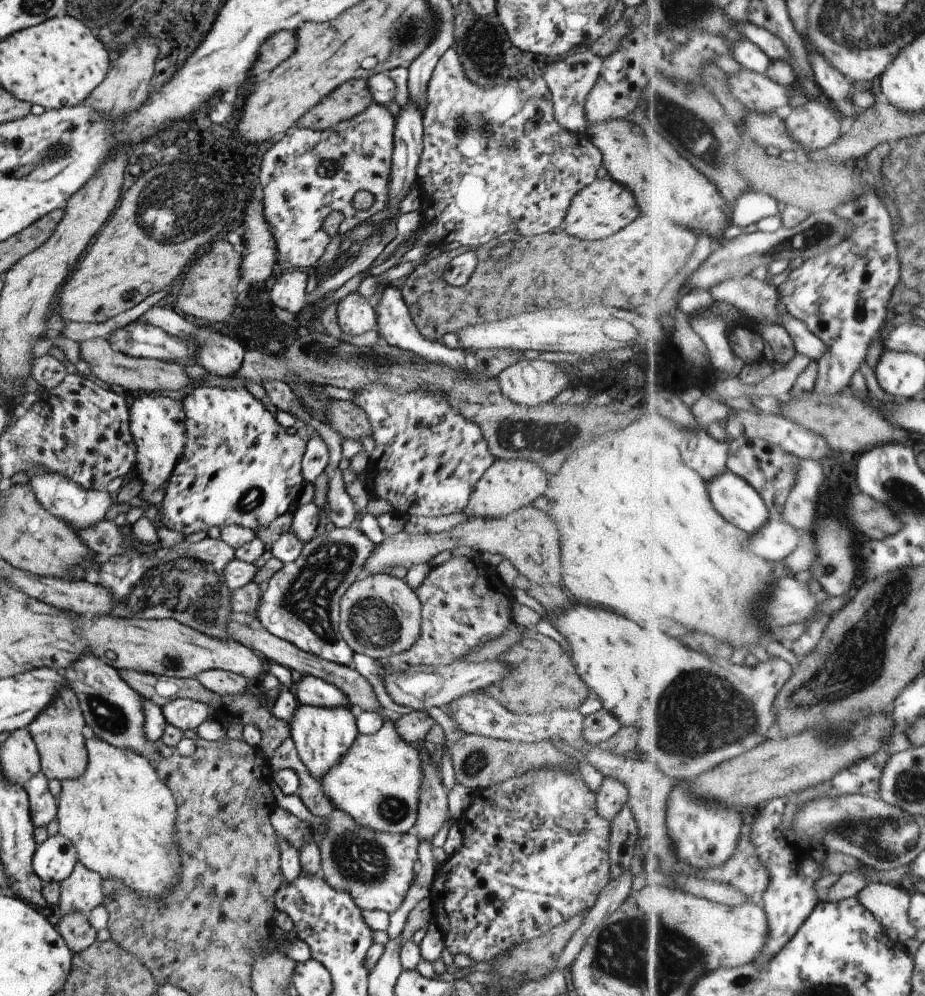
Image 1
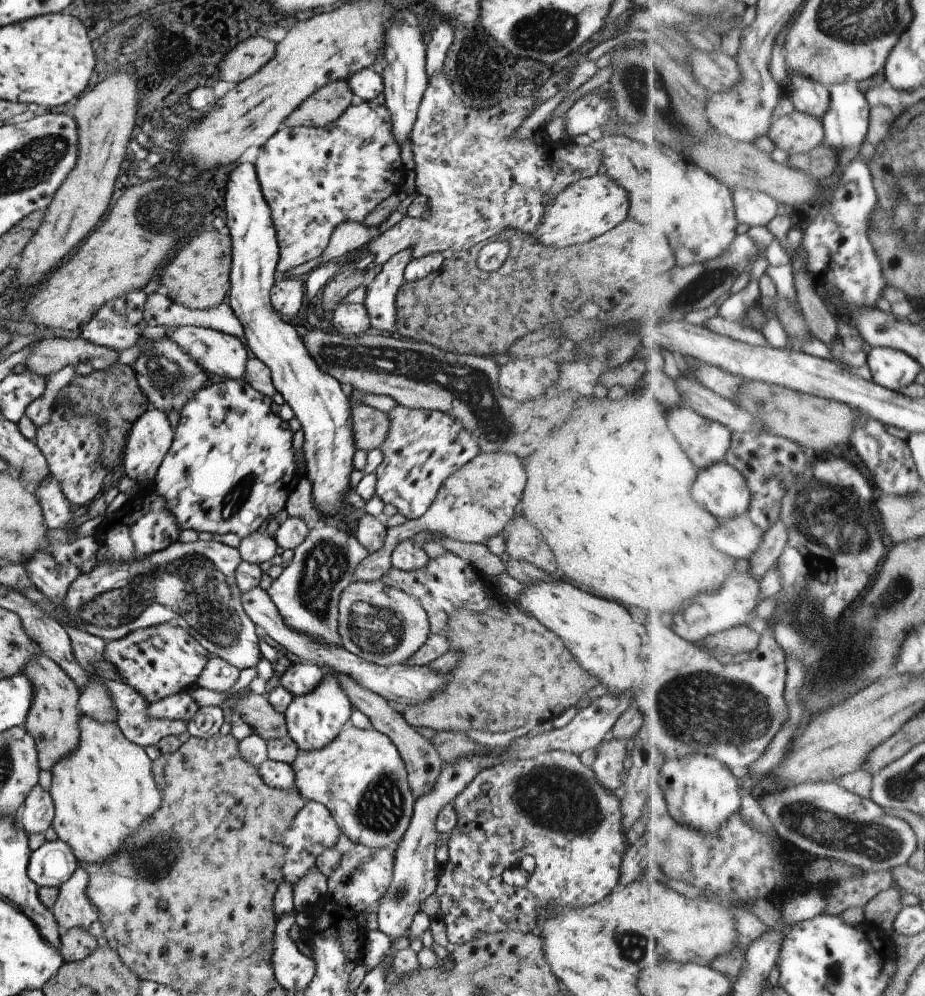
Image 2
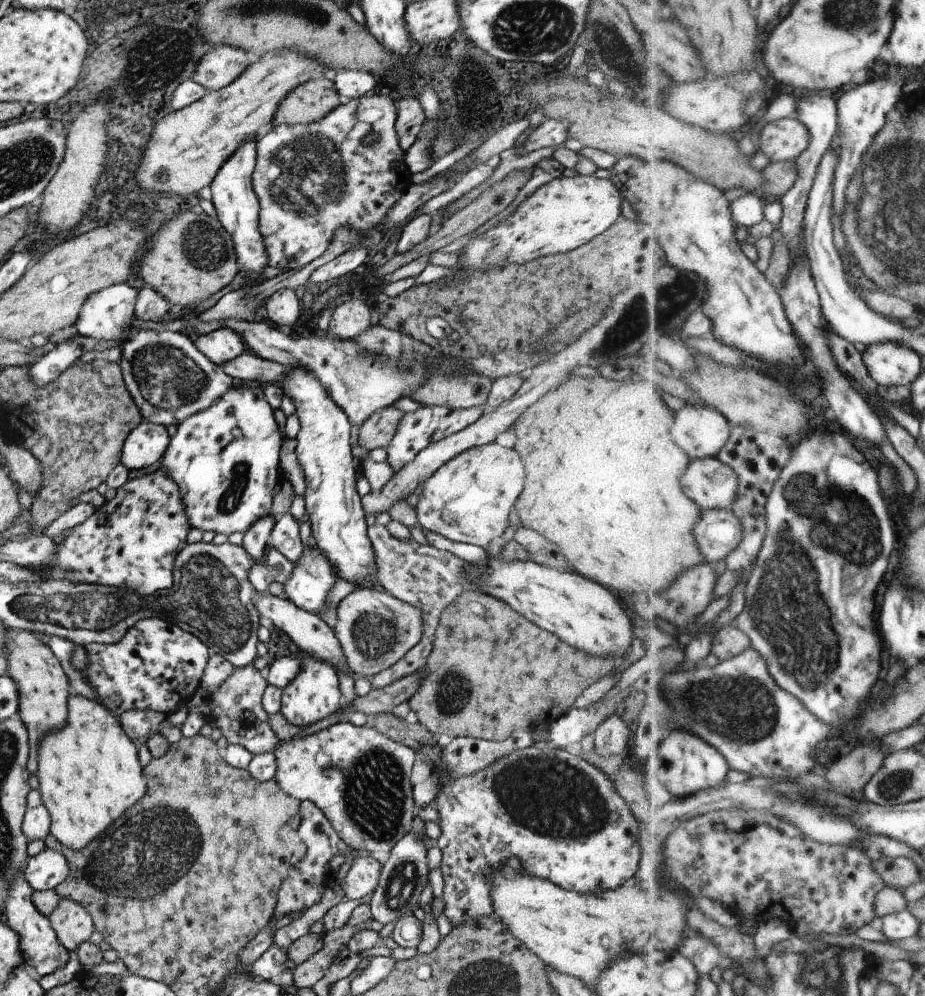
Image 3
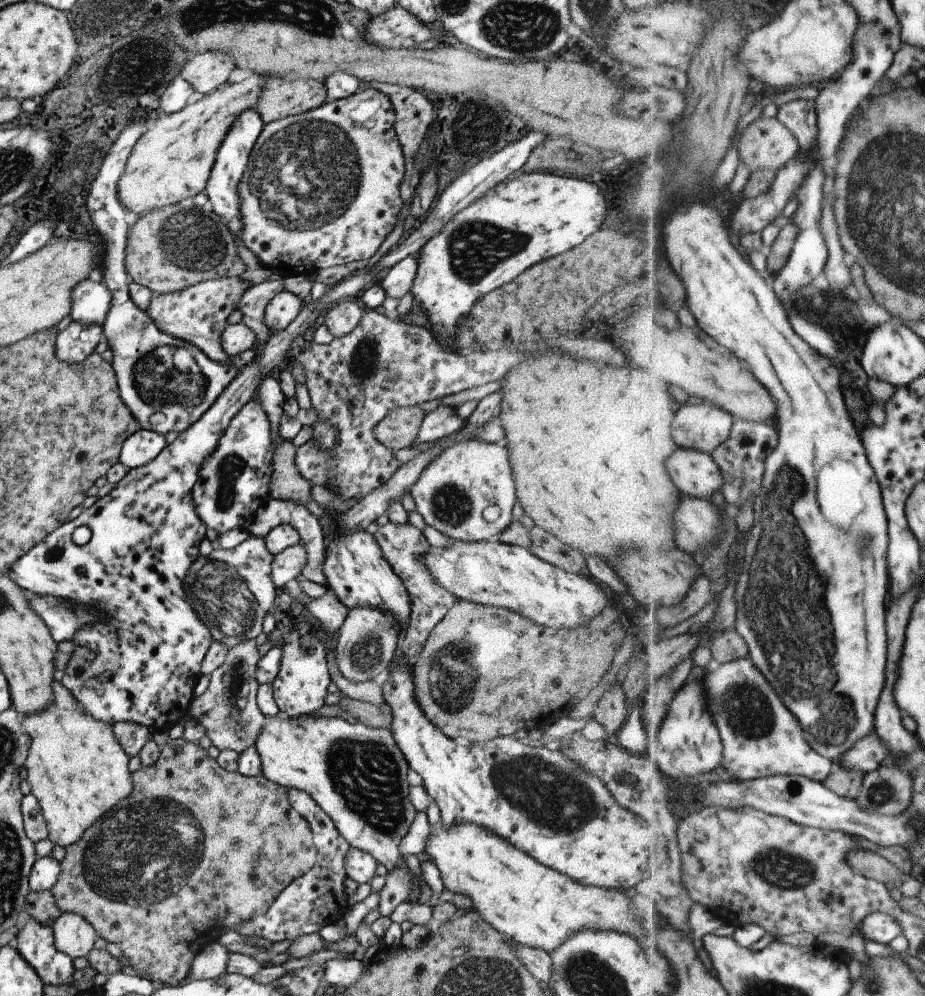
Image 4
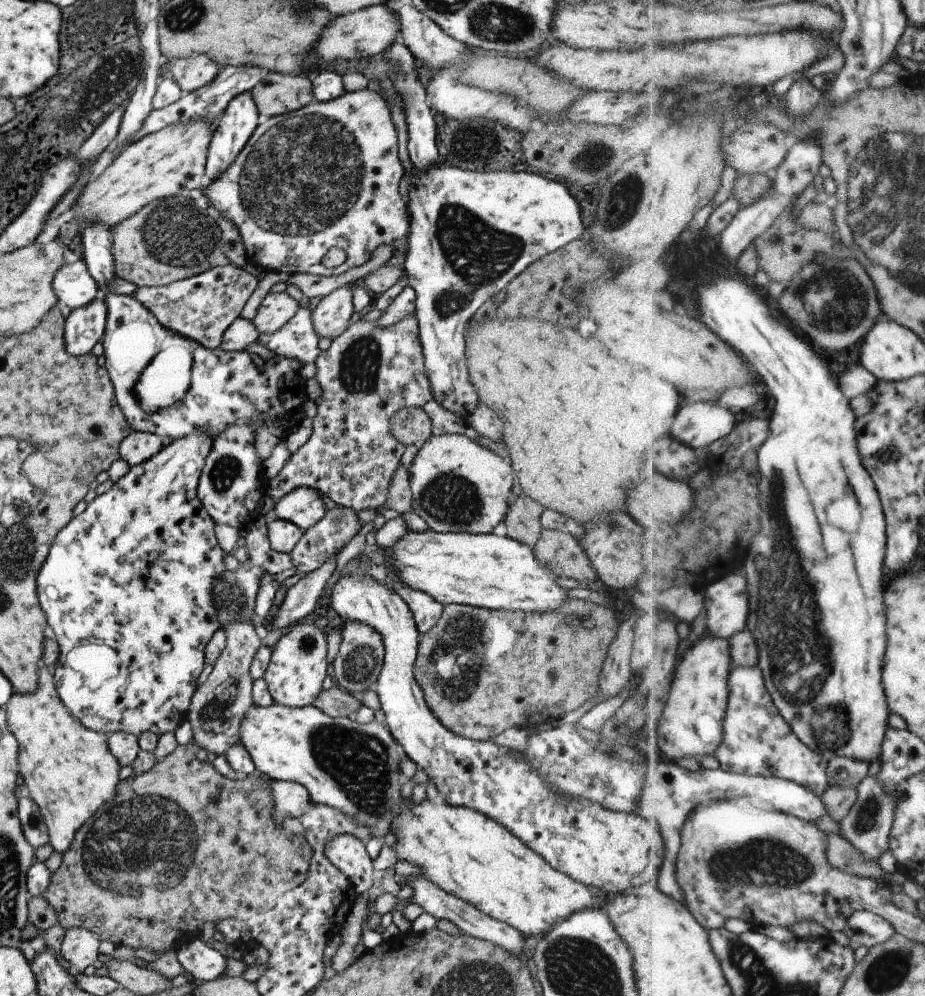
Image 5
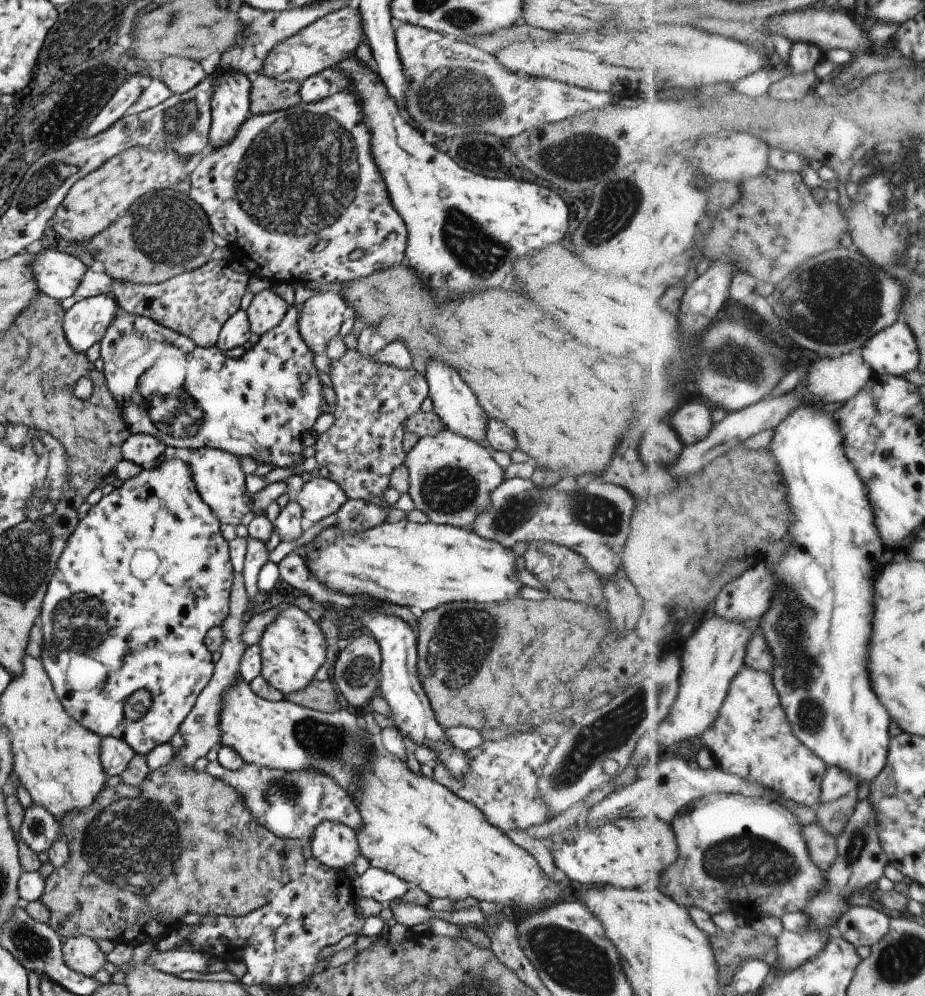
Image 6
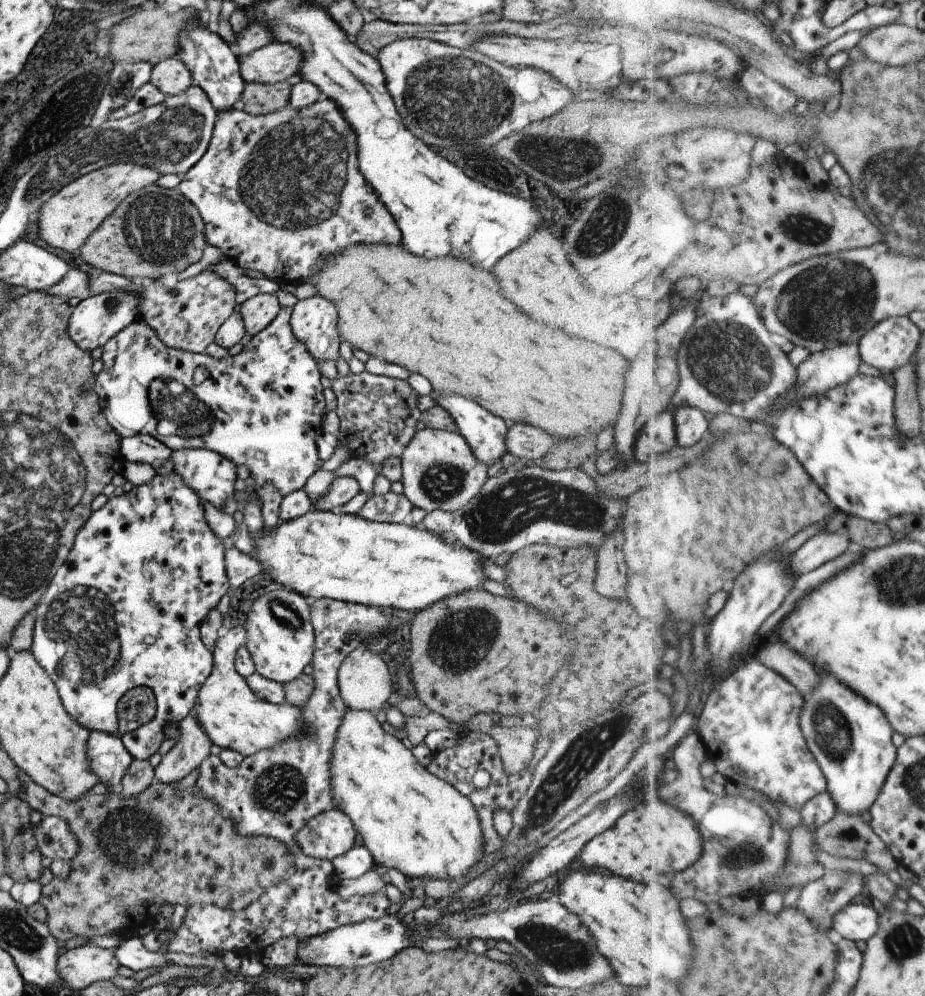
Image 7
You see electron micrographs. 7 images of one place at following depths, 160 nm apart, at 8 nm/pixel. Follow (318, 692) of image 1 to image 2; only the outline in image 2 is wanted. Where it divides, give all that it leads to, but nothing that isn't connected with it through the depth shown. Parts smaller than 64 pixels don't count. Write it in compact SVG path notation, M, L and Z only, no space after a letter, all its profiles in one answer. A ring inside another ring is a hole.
M313 663L290 664L279 677L279 684L292 697L298 697L315 688L322 679L322 670Z

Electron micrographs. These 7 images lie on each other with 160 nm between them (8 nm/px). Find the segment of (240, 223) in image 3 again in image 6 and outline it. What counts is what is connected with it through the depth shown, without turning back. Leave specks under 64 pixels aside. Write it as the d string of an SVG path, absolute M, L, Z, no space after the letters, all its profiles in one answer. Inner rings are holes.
M230 70L212 76L210 129L208 144L214 149L230 144L230 138L242 122L250 117L250 82L246 74Z

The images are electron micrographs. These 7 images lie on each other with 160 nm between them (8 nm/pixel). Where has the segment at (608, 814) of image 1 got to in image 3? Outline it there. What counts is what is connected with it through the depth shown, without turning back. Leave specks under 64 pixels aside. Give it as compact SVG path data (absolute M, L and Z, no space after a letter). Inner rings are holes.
M618 713L607 715L592 732L595 752L600 756L627 755L631 741L631 726L621 720Z

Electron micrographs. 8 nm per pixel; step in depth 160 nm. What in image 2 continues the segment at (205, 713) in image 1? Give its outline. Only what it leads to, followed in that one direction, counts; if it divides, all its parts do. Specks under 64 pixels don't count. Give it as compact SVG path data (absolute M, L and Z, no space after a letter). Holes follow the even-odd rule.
M186 691L153 701L146 706L146 715L150 719L183 719L188 722L197 709Z

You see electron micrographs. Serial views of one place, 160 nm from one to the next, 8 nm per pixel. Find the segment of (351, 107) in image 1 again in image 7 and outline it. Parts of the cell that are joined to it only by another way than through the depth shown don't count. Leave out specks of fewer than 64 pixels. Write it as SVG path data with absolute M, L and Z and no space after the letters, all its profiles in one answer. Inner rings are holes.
M285 81L272 85L245 83L238 107L251 116L275 112L288 105L290 88Z

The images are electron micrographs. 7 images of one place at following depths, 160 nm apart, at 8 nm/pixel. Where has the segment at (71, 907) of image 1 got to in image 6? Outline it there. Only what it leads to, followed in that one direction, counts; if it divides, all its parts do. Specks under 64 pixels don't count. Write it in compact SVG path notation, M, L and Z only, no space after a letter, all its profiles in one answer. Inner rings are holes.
M83 935L66 939L61 950L63 964L83 976L93 978L93 974L107 962L106 954L97 947L95 940Z

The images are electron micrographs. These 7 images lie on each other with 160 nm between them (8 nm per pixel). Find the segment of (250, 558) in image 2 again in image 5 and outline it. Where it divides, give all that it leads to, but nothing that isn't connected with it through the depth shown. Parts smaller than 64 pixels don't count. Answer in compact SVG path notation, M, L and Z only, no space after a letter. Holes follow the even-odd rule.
M297 487L276 500L274 507L265 514L265 518L288 520L305 530L319 522L325 511L322 496L318 491L314 488Z

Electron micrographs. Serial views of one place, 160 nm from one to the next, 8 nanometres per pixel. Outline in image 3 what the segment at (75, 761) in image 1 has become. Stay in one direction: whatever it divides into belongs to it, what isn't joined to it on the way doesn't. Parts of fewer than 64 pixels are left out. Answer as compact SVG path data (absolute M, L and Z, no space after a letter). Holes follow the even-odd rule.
M5 630L4 652L6 654L5 674L15 681L18 692L17 715L25 725L28 734L28 759L26 769L29 775L36 770L36 746L43 733L61 729L66 721L66 702L70 692L68 680L57 657L51 649L32 631Z

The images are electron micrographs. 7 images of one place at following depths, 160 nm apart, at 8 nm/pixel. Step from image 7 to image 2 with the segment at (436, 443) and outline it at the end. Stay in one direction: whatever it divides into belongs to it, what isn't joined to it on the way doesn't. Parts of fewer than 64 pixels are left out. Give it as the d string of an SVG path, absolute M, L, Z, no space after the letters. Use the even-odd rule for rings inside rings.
M479 451L476 457L454 470L439 485L434 501L419 518L407 519L403 524L386 528L383 546L378 551L365 555L357 563L353 571L354 581L379 582L381 575L391 567L390 554L397 543L419 532L440 533L462 543L485 545L491 536L501 533L504 525L510 521L525 485L526 474L520 457L507 451Z

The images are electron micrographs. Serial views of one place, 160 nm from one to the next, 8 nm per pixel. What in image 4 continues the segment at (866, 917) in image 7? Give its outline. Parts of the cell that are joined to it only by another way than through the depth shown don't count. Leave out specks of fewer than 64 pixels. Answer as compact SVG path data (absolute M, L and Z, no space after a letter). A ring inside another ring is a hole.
M881 911L871 913L860 926L860 932L867 942L889 944L903 932L901 923L894 917Z

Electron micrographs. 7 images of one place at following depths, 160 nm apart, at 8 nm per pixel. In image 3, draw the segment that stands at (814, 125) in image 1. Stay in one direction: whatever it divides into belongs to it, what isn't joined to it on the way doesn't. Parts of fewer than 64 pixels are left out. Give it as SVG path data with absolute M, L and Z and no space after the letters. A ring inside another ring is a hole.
M782 118L767 123L759 134L759 150L771 163L795 161L809 148L811 133L798 118Z

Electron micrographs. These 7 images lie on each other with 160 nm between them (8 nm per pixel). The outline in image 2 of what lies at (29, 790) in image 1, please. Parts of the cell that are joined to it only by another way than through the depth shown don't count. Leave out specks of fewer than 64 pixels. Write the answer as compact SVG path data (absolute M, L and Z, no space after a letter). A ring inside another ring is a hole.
M35 785L17 809L19 828L27 835L44 833L52 823L54 806L46 790Z

